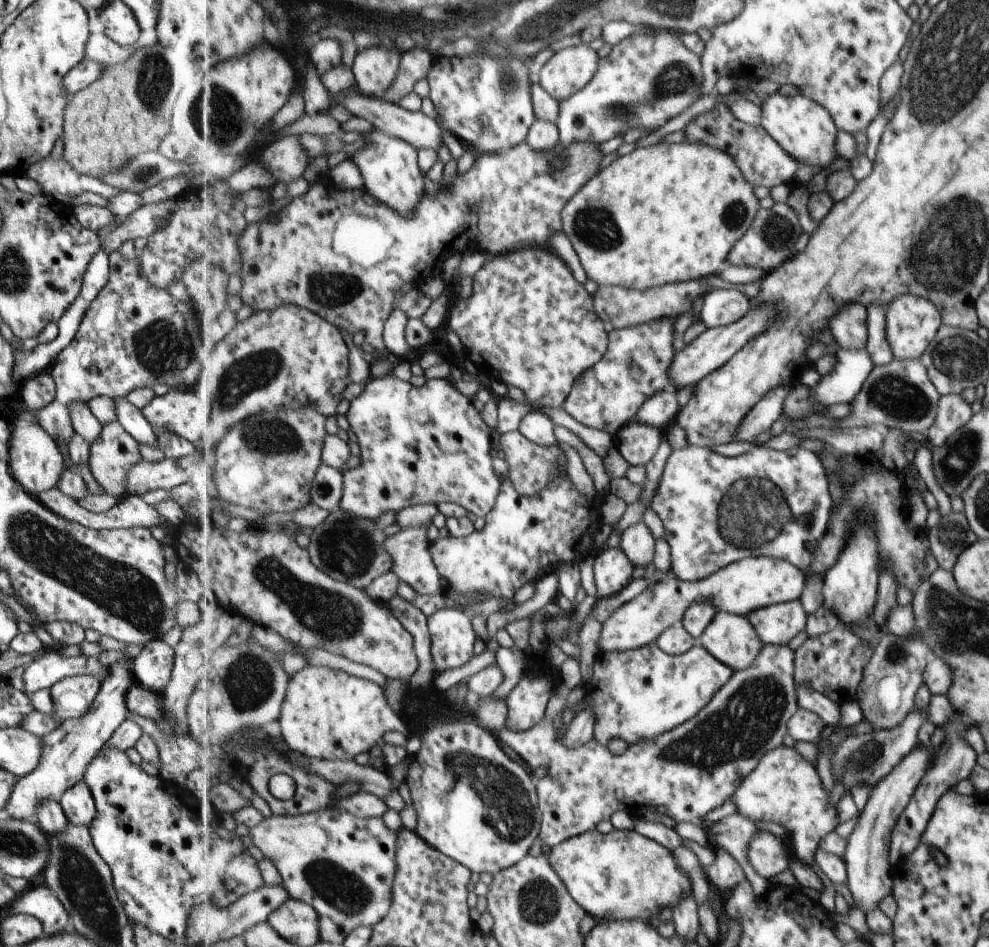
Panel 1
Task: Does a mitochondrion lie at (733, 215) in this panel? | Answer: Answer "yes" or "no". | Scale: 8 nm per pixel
yes

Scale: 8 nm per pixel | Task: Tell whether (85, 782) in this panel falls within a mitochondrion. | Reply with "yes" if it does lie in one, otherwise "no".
no

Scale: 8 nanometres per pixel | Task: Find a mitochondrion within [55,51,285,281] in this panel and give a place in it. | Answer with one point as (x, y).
(220, 112)

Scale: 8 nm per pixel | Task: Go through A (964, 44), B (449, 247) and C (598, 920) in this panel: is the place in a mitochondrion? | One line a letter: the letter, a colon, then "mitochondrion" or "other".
A: mitochondrion
B: other
C: other

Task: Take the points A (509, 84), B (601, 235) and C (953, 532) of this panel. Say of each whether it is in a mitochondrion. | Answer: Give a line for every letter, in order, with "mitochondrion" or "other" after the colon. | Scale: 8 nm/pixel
A: mitochondrion
B: mitochondrion
C: mitochondrion

